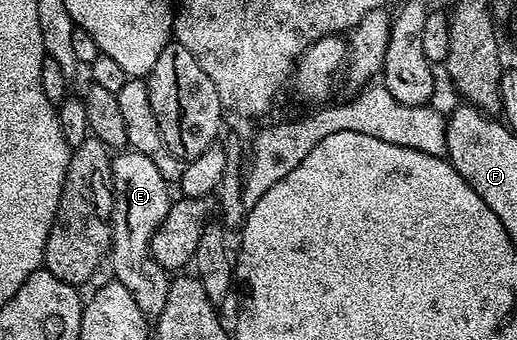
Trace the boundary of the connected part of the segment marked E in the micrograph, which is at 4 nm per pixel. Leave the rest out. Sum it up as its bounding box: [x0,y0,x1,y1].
[110,149,170,321]

